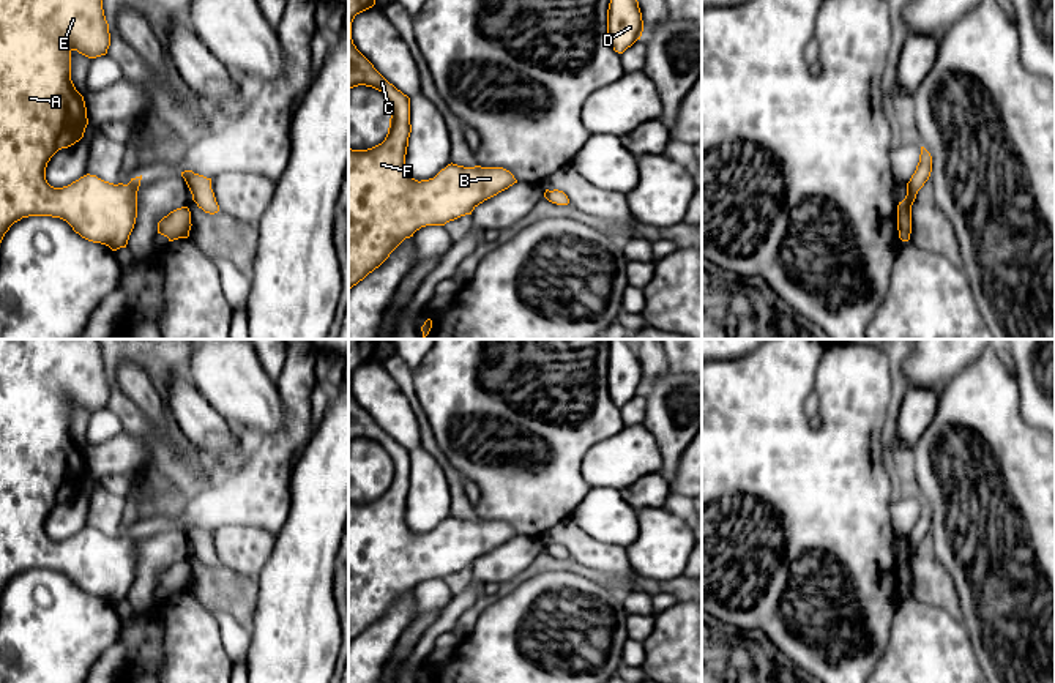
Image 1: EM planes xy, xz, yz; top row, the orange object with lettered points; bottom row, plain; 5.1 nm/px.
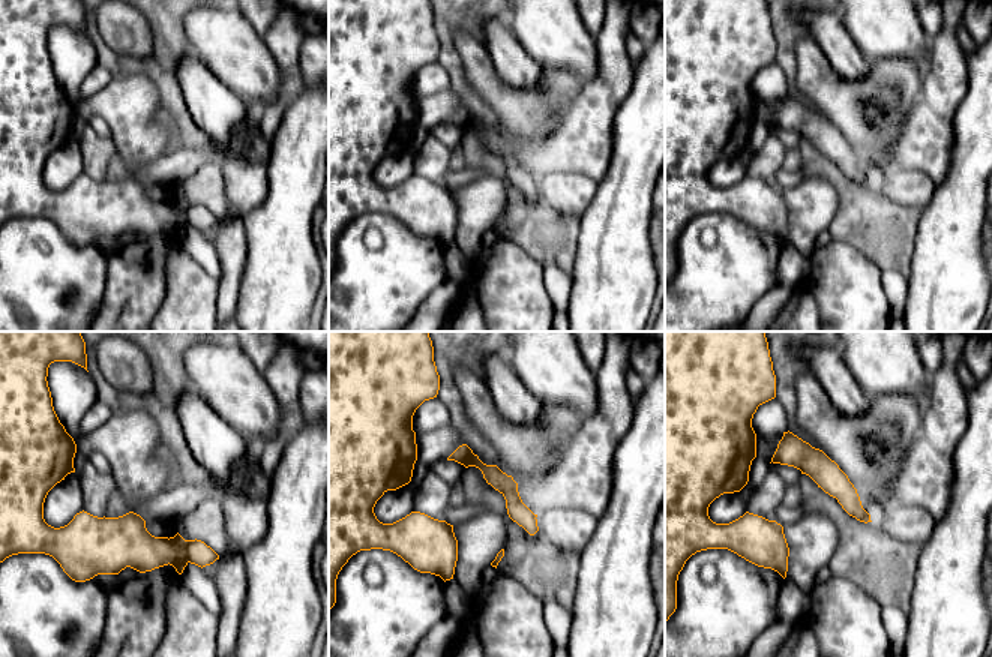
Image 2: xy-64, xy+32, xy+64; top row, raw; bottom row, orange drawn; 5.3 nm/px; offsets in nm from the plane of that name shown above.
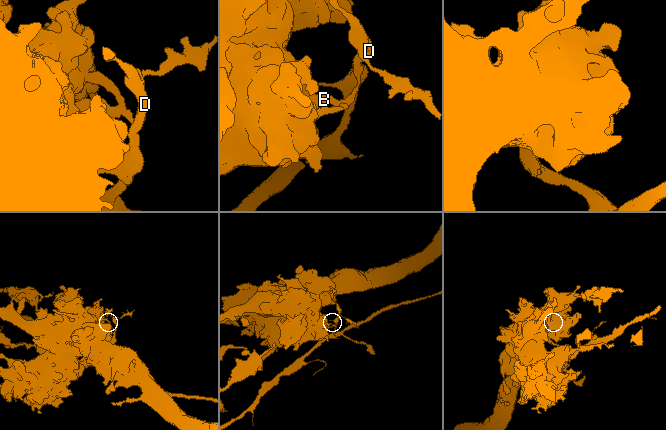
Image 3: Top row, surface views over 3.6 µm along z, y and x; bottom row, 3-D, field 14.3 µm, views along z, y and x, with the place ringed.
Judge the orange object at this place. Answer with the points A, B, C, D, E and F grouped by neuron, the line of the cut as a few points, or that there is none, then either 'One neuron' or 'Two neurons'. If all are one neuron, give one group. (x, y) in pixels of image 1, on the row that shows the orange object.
Groups: A B C E F / D. Split along xy (212, 190), (207, 194), (193, 196). Two neurons

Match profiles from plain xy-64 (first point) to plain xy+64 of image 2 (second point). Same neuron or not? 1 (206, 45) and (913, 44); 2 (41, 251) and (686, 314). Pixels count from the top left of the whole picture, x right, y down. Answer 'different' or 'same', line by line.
1: same
2: same

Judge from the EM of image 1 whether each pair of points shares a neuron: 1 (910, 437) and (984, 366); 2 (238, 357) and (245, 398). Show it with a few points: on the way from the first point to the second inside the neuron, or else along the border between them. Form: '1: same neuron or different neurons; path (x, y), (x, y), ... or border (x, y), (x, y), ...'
1: different neurons; border (939, 395), (934, 418), (913, 445)
2: same neuron; path (238, 366), (238, 388)

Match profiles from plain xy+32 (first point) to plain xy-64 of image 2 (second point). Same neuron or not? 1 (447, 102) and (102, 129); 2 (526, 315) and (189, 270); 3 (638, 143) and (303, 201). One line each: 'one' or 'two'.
1: two
2: one
3: one

